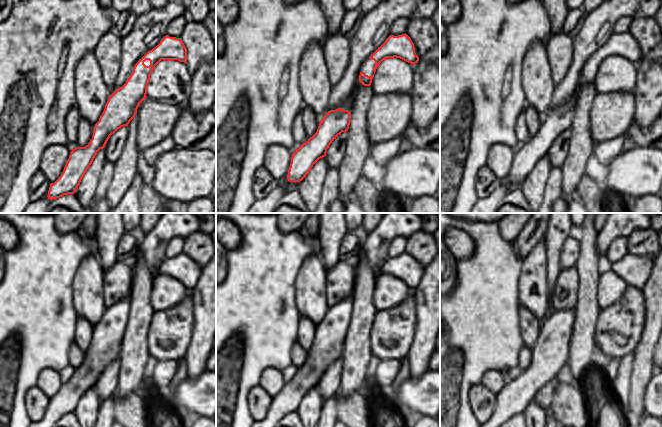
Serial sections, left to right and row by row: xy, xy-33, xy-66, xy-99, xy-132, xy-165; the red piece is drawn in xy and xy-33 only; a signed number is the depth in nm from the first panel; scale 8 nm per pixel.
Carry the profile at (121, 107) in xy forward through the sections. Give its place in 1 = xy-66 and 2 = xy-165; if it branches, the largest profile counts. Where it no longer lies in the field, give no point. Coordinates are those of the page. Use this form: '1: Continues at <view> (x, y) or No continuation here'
1: Continues at xy-66 (532, 152)
2: Continues at xy-165 (634, 270)

